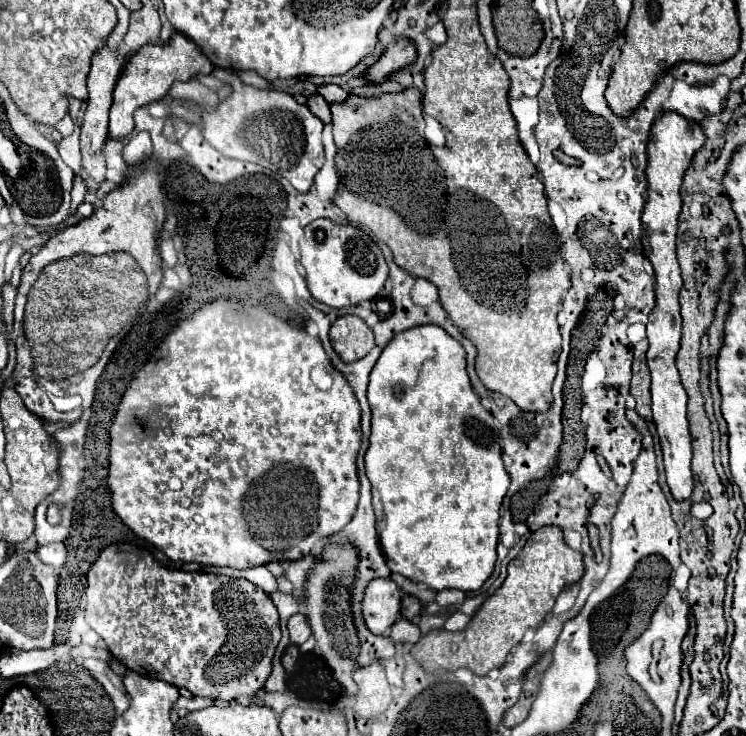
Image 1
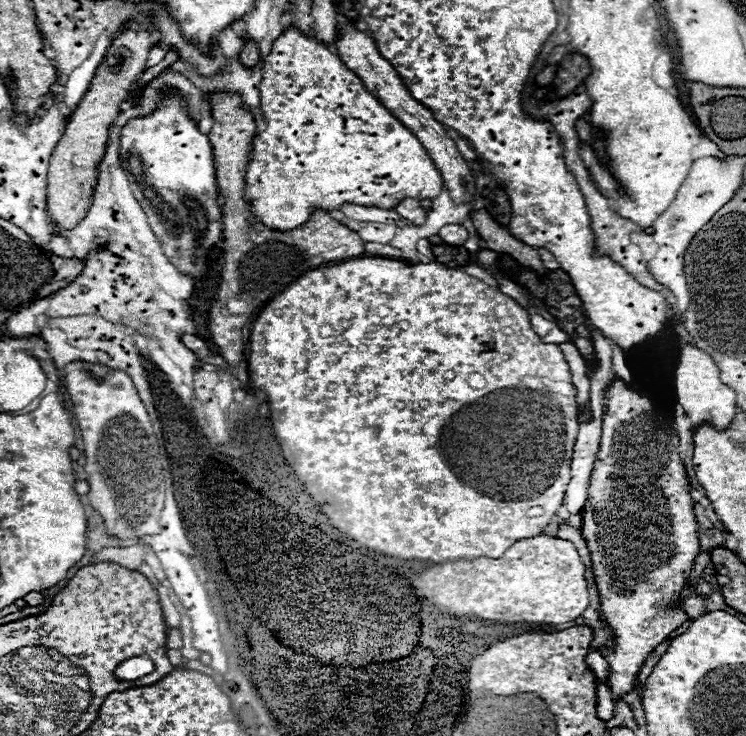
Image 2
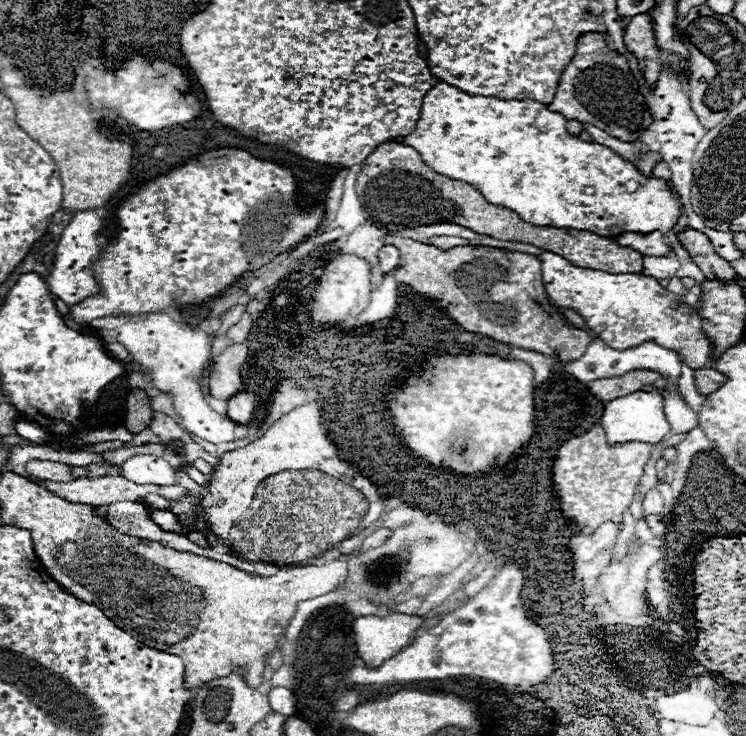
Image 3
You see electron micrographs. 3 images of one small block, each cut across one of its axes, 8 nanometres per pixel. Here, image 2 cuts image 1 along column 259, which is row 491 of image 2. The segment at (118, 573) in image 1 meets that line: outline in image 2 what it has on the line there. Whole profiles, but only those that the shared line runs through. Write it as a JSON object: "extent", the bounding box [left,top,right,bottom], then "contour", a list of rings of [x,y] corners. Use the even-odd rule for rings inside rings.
{"extent":[582,378,700,700],"contour":[[[614,378],[604,390],[606,412],[602,418],[600,446],[588,486],[588,502],[582,508],[582,538],[590,552],[594,582],[600,594],[600,618],[612,630],[612,646],[598,648],[608,660],[608,686],[614,700],[620,700],[638,682],[638,672],[648,654],[668,638],[684,620],[686,610],[680,608],[680,592],[686,586],[694,560],[700,552],[698,522],[694,516],[694,500],[690,496],[690,482],[680,458],[680,440],[674,428],[662,426],[654,412],[652,400],[644,392],[636,392],[624,380]]]}

